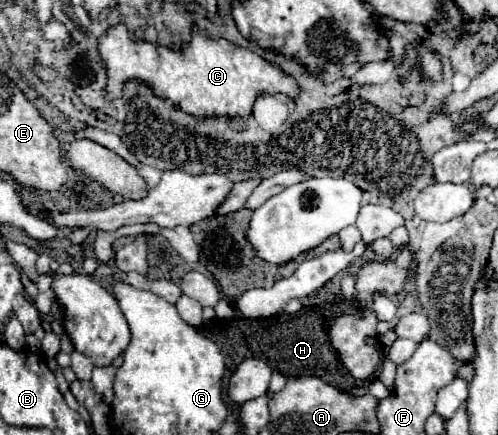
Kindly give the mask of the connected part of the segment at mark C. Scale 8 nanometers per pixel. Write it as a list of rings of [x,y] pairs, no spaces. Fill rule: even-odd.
[[[118,23],[102,33],[98,39],[98,53],[108,77],[108,99],[118,99],[124,83],[136,81],[148,85],[156,97],[170,101],[174,107],[180,107],[180,111],[196,119],[246,119],[252,113],[256,97],[260,95],[282,93],[294,101],[300,93],[298,81],[292,75],[286,75],[278,65],[262,59],[246,47],[230,43],[224,37],[214,39],[204,35],[196,27],[192,27],[192,37],[184,47],[170,49],[144,39],[136,41],[128,27]]]

